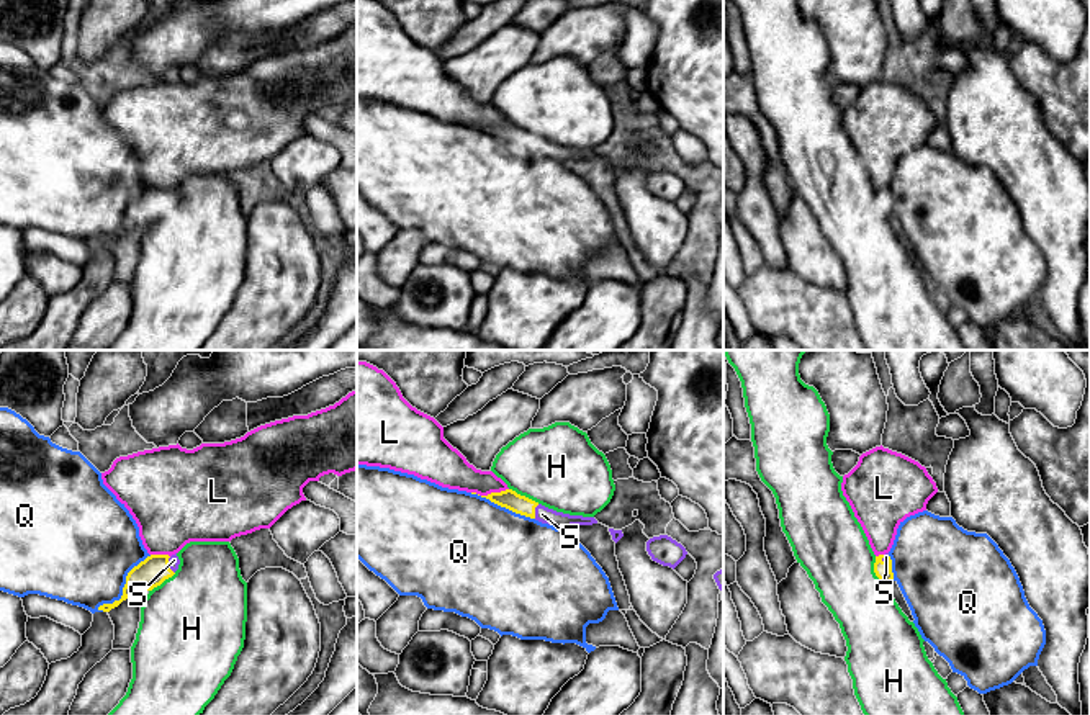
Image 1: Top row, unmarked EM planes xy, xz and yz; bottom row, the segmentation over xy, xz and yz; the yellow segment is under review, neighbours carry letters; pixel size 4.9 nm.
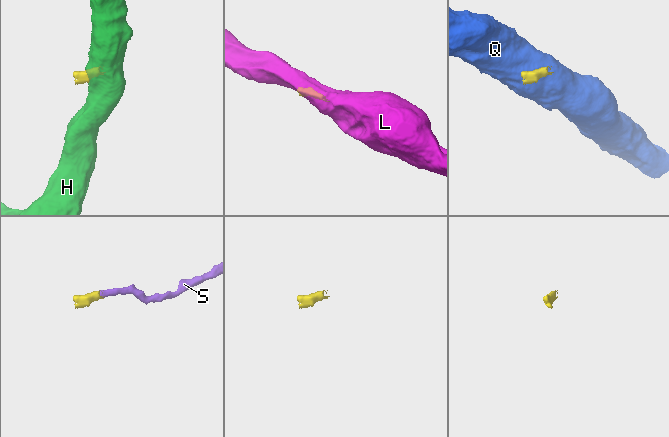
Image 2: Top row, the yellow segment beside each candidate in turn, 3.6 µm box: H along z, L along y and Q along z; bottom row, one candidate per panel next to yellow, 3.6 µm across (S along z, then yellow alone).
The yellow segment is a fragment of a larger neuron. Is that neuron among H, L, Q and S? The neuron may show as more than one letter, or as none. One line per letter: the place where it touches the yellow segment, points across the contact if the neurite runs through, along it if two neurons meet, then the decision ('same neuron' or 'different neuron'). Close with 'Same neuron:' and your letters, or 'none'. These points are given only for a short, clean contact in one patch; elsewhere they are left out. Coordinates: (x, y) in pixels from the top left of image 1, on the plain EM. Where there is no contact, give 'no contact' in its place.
H: meets yellow in xz at (524, 130); border along xz (509, 121), (539, 136); different neuron
L: meets yellow in xz at (491, 126); border along xz (508, 121), (486, 128), (472, 125); different neuron
Q: meets yellow in xy at (125, 220); different neuron
S: meets yellow in xz at (534, 144); runs through xz (509, 133), (534, 144), (542, 148); same neuron
Same neuron: S

